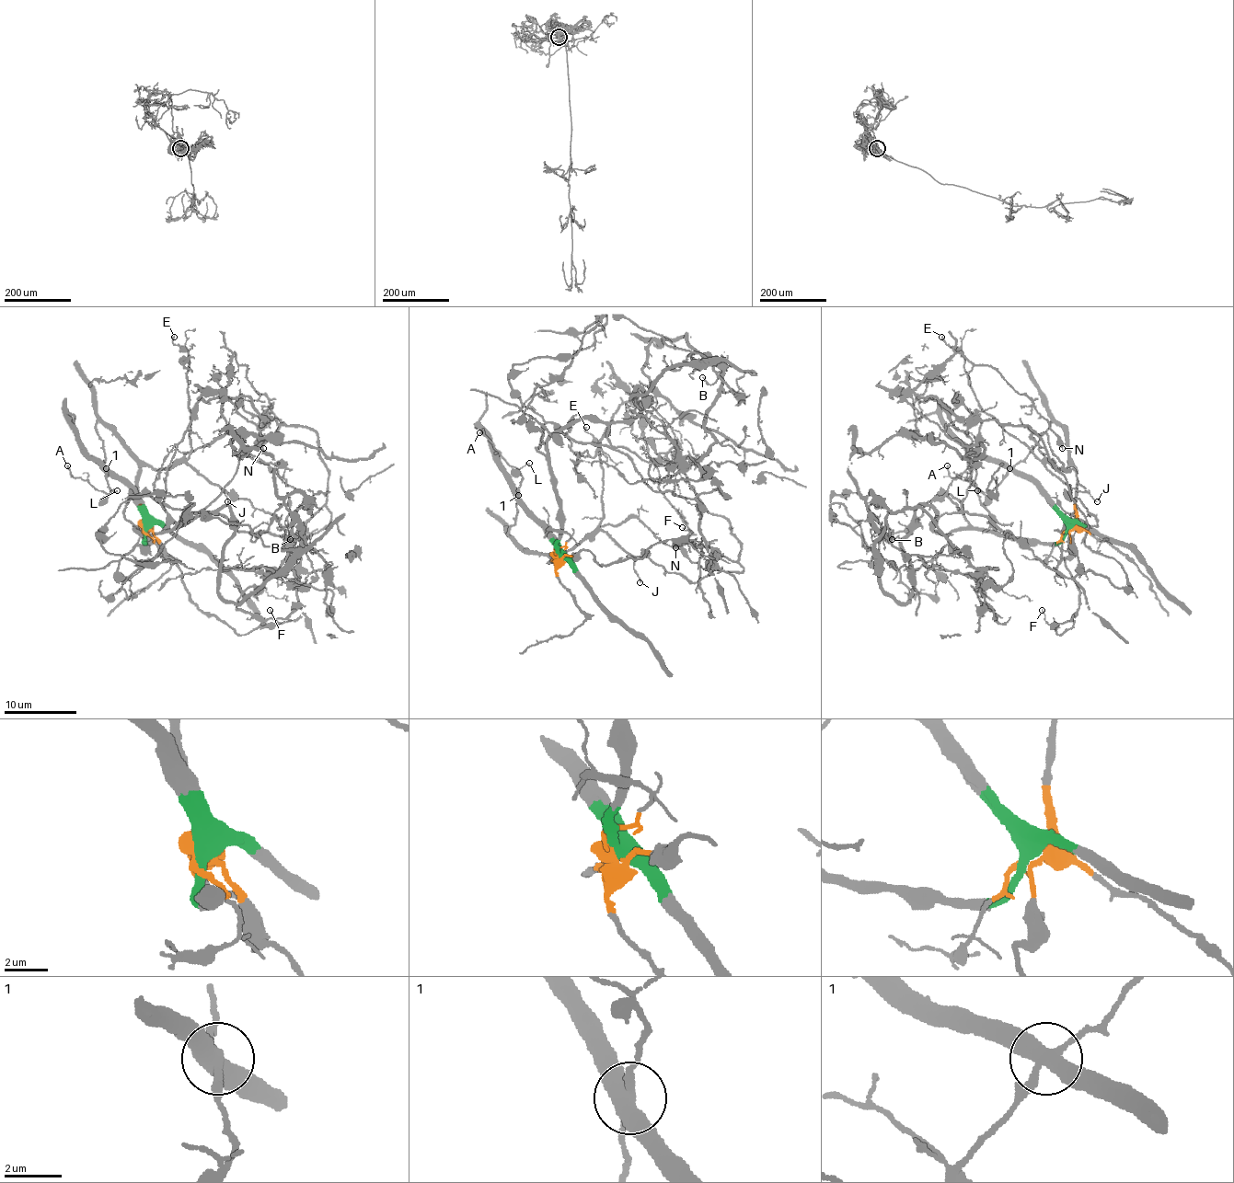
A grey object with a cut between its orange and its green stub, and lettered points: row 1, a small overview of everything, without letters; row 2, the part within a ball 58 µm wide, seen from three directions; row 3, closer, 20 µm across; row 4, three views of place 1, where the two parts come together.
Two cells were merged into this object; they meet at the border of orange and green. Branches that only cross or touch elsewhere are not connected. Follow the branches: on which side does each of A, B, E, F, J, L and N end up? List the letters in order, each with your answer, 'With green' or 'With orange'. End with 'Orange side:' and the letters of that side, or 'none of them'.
A: With orange
B: With green
E: With orange
F: With orange
J: With orange
L: With orange
N: With green
Orange side: A, E, F, J, L

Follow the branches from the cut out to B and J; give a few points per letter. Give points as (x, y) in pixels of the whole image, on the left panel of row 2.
B: (146, 524), (295, 534), (305, 586), (273, 575), (302, 548), (298, 492), (290, 539)
J: (144, 524), (137, 470), (143, 466), (172, 468), (182, 463), (191, 465), (223, 490), (228, 501)

